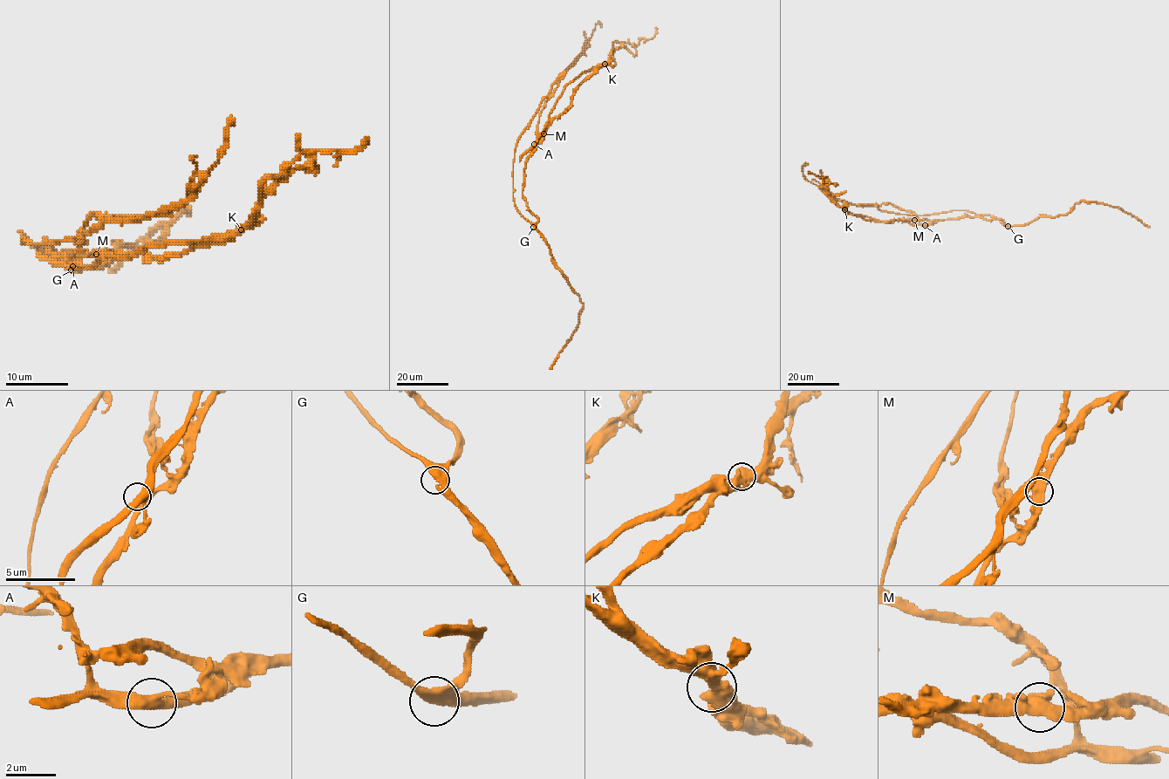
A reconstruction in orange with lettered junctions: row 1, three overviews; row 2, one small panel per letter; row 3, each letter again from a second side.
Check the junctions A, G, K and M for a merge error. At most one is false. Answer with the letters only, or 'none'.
K

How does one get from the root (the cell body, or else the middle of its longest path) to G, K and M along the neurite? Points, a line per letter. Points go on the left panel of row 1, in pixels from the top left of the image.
G: (47, 248), (44, 248), (49, 246), (55, 252), (78, 252), (80, 260), (71, 269)
K: (47, 248), (57, 256), (91, 252), (174, 257), (194, 248), (205, 248), (222, 242), (241, 228)
M: (47, 248), (57, 256), (74, 256), (78, 252), (96, 254)

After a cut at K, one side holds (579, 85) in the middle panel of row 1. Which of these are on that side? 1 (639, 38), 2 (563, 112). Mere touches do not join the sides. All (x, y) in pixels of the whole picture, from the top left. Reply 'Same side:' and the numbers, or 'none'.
Same side: 1, 2

